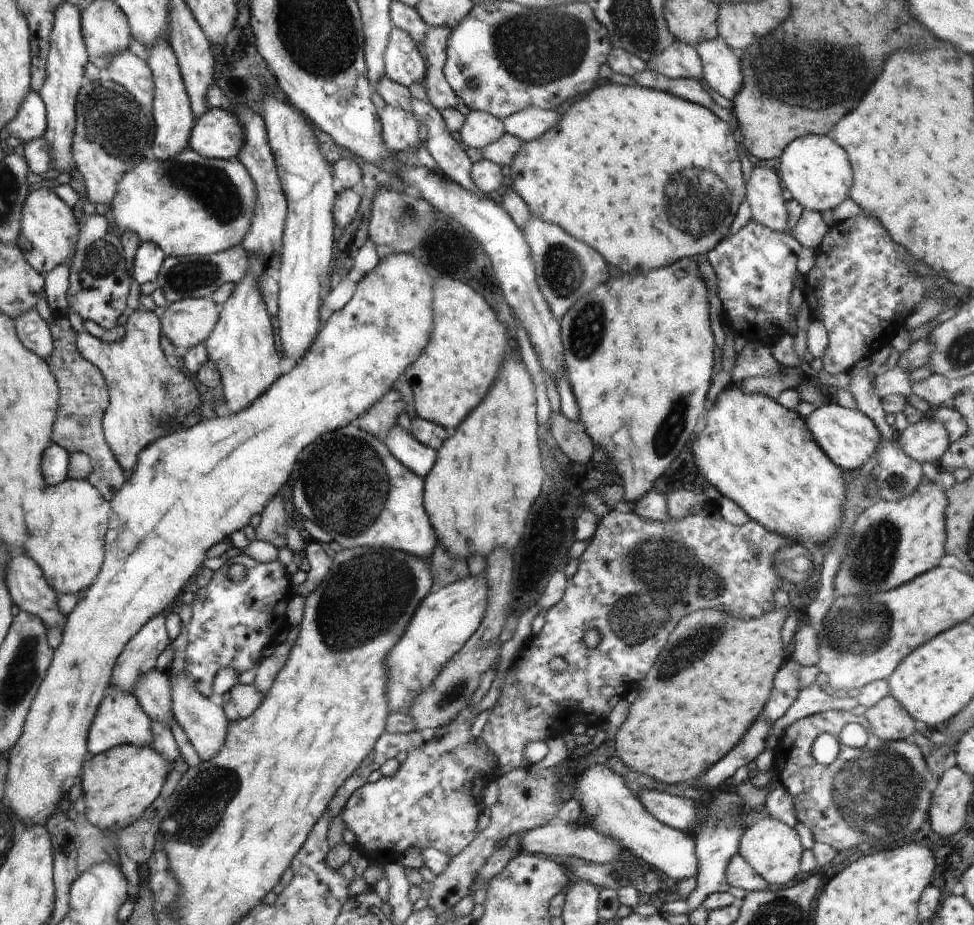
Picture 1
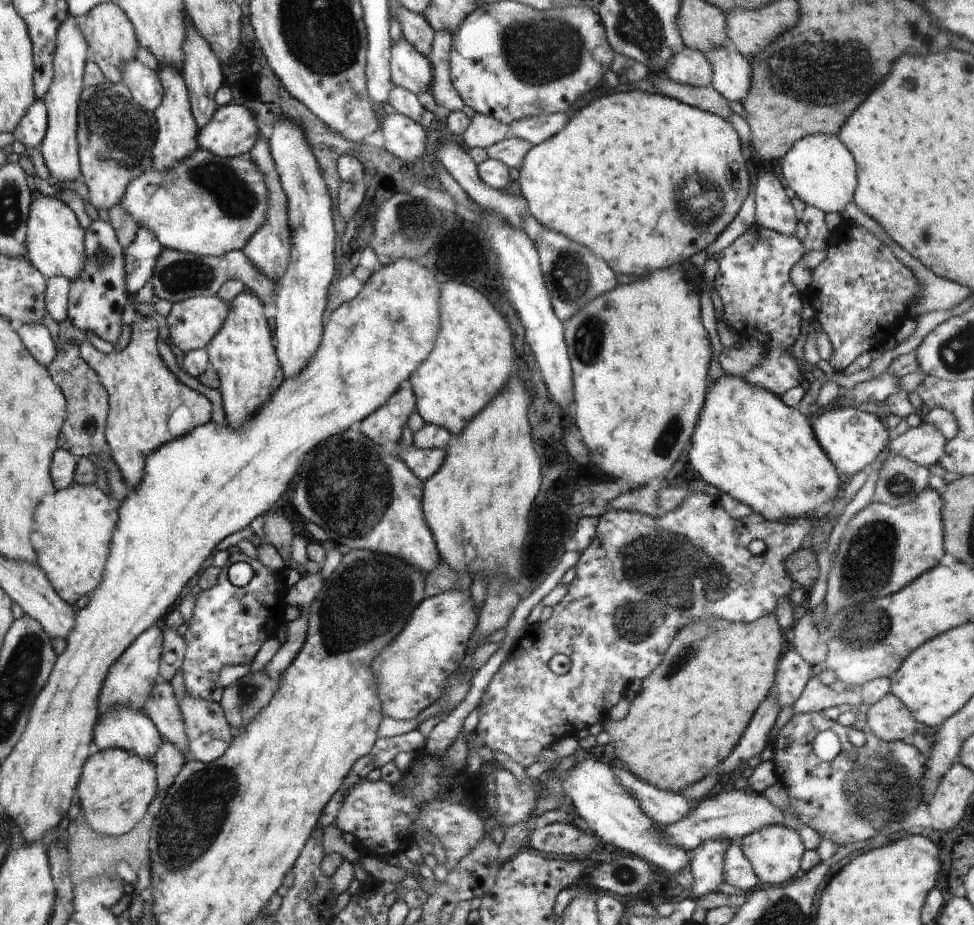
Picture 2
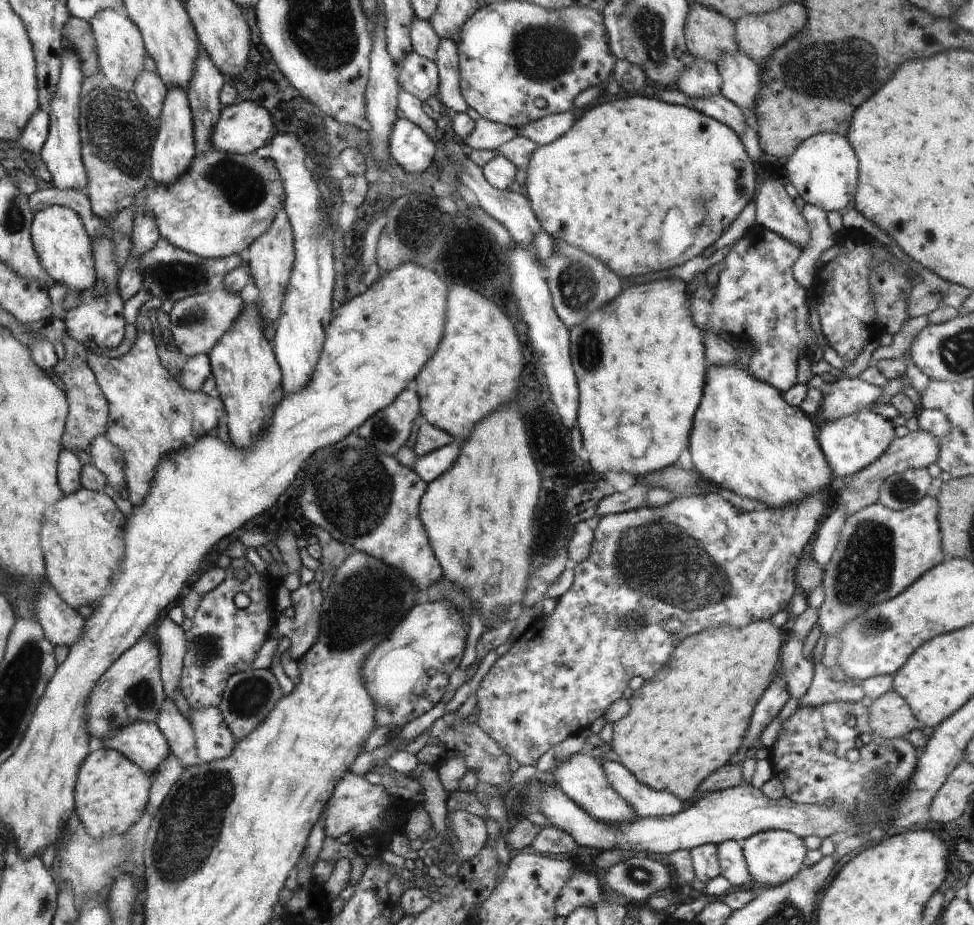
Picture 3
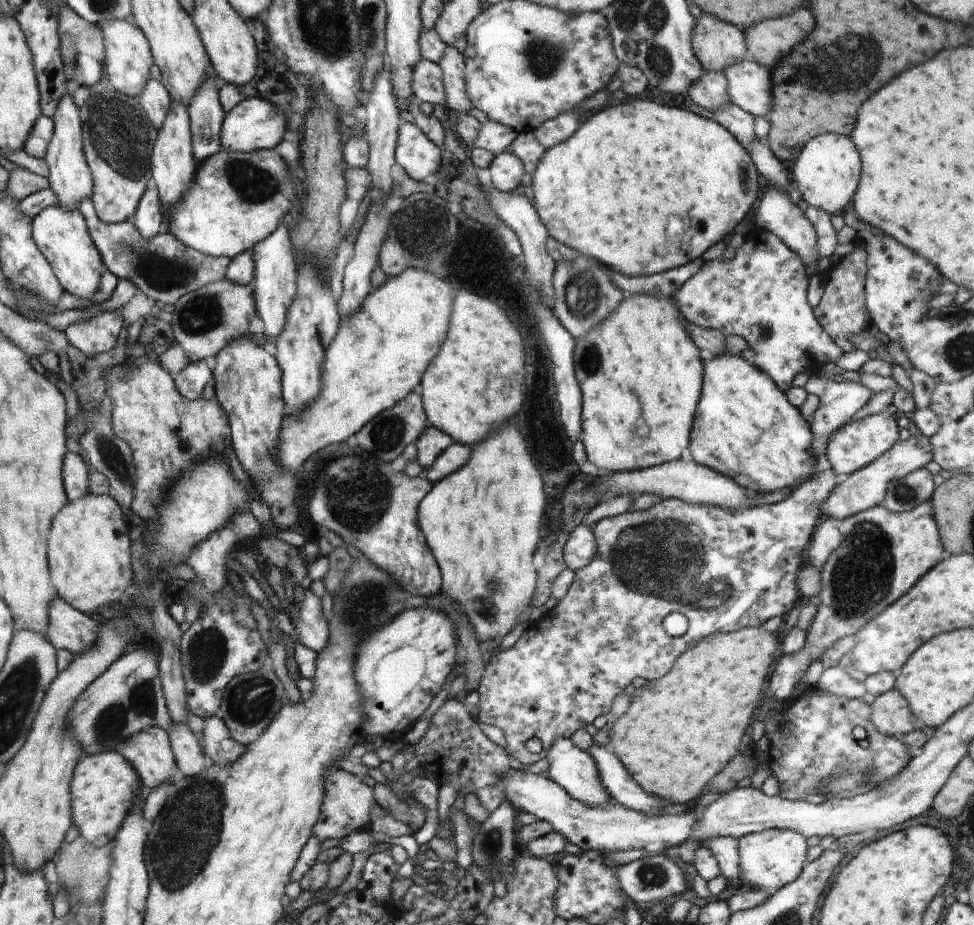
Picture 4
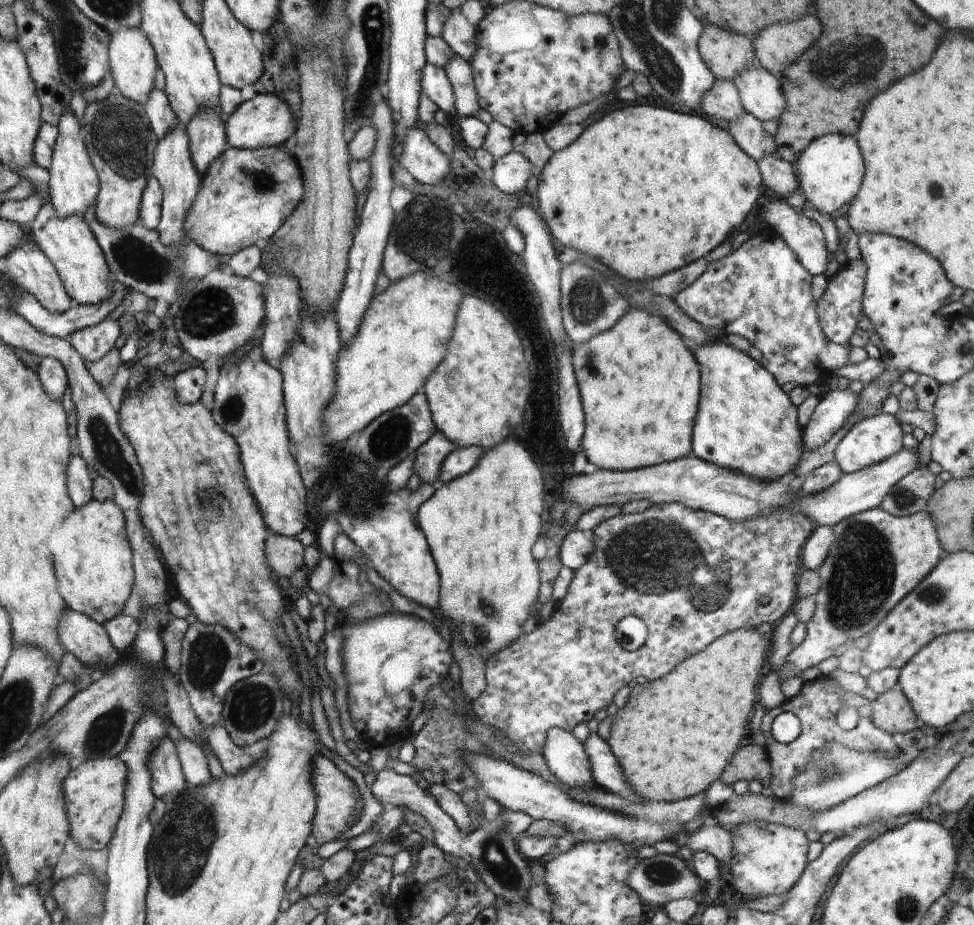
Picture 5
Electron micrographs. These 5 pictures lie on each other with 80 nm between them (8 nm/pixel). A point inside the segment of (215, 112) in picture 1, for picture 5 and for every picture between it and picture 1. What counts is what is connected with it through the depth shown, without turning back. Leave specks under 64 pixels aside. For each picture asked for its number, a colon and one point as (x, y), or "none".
2: (232, 132)
3: (244, 127)
4: (253, 124)
5: (264, 121)

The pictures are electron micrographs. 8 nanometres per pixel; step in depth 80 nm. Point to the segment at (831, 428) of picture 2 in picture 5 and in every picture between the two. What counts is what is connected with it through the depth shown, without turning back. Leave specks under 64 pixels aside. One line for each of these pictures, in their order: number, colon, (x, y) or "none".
3: (850, 444)
4: (856, 444)
5: (870, 441)

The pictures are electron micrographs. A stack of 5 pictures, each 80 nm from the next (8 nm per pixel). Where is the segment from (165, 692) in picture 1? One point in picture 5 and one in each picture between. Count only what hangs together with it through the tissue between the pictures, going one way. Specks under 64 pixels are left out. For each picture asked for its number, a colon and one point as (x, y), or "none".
2: (163, 709)
3: (177, 729)
4: (191, 761)
5: (195, 767)

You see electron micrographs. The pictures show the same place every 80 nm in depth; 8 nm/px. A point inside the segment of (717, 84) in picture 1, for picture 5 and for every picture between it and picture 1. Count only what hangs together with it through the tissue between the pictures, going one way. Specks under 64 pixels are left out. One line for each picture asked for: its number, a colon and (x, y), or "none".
2: (731, 76)
3: (741, 80)
4: (749, 84)
5: (760, 91)

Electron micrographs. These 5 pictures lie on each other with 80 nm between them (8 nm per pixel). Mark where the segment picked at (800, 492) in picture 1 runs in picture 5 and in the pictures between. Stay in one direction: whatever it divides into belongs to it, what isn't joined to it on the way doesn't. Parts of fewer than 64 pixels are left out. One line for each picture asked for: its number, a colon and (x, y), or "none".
2: (748, 444)
3: (746, 438)
4: (744, 427)
5: (745, 422)

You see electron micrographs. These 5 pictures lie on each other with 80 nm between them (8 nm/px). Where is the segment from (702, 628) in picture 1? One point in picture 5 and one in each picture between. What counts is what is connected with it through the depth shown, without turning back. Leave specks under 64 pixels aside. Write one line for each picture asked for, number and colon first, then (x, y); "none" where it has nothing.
2: (714, 675)
3: (685, 722)
4: (681, 729)
5: (721, 681)

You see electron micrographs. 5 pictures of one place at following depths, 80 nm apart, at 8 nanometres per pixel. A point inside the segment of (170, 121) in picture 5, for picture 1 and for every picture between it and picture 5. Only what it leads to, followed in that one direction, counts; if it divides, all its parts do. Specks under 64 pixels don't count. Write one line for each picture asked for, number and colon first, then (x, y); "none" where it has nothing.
1: (126, 69)
2: (145, 84)
3: (150, 89)
4: (155, 99)

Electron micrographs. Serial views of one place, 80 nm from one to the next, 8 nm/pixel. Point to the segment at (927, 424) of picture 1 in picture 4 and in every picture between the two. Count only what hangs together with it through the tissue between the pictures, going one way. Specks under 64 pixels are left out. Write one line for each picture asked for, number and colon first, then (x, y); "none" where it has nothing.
2: (924, 445)
3: (917, 450)
4: (865, 488)

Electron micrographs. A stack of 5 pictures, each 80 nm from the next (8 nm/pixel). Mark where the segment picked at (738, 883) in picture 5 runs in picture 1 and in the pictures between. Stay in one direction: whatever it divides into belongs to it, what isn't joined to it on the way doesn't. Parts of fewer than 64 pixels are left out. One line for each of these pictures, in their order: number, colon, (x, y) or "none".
1: (772, 849)
2: (775, 852)
3: (774, 856)
4: (770, 859)

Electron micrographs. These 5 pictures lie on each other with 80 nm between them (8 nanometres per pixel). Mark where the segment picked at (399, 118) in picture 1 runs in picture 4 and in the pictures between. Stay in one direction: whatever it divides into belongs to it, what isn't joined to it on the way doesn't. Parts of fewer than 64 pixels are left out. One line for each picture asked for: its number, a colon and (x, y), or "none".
2: (404, 138)
3: (410, 146)
4: (420, 158)

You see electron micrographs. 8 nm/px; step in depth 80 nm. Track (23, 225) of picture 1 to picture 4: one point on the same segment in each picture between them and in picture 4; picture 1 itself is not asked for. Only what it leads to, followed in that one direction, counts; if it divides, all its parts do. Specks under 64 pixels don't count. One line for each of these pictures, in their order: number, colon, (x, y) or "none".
2: (56, 243)
3: (61, 241)
4: (62, 236)

